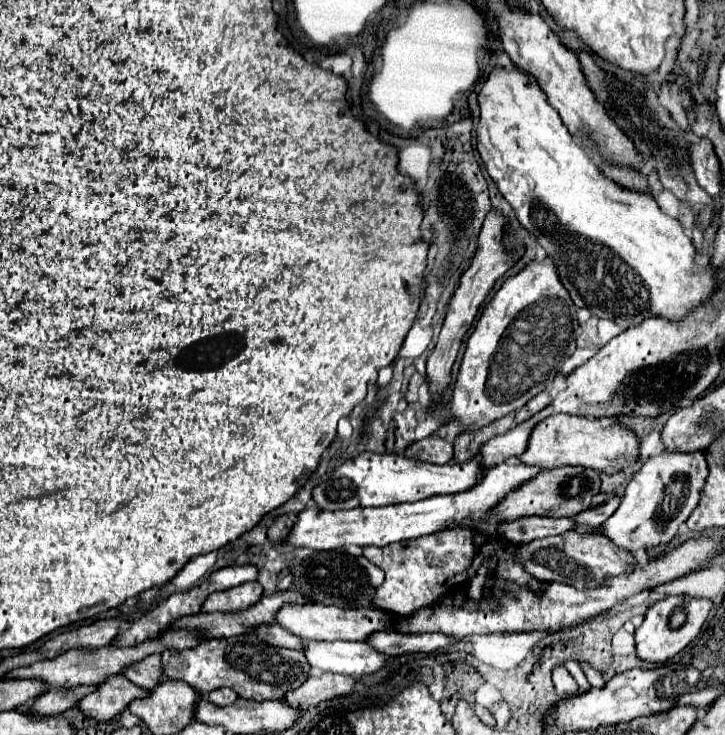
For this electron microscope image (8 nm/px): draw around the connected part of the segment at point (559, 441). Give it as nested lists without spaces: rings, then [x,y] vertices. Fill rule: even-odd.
[[[555,414],[535,426],[535,430],[531,432],[529,448],[521,454],[521,460],[537,468],[587,466],[611,476],[627,468],[639,468],[639,438],[619,422],[603,426],[599,420],[589,420],[585,416]]]

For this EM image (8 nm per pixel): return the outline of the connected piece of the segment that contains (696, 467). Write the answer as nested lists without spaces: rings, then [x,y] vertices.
[[[663,448],[657,456],[647,458],[641,470],[627,484],[617,512],[603,524],[603,534],[629,552],[667,544],[677,534],[679,524],[683,524],[697,506],[699,490],[705,484],[705,478],[707,462],[701,452],[683,454]]]

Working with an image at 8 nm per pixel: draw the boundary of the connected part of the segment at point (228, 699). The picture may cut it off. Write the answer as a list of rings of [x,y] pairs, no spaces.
[[[217,688],[207,694],[207,700],[211,700],[217,706],[227,706],[237,700],[237,692],[233,692],[231,688]]]

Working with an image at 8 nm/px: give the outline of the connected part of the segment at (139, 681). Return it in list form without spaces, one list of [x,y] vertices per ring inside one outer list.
[[[151,654],[145,660],[137,662],[135,666],[123,668],[121,674],[129,678],[133,684],[137,684],[139,688],[151,690],[161,680],[161,658],[159,654]]]

